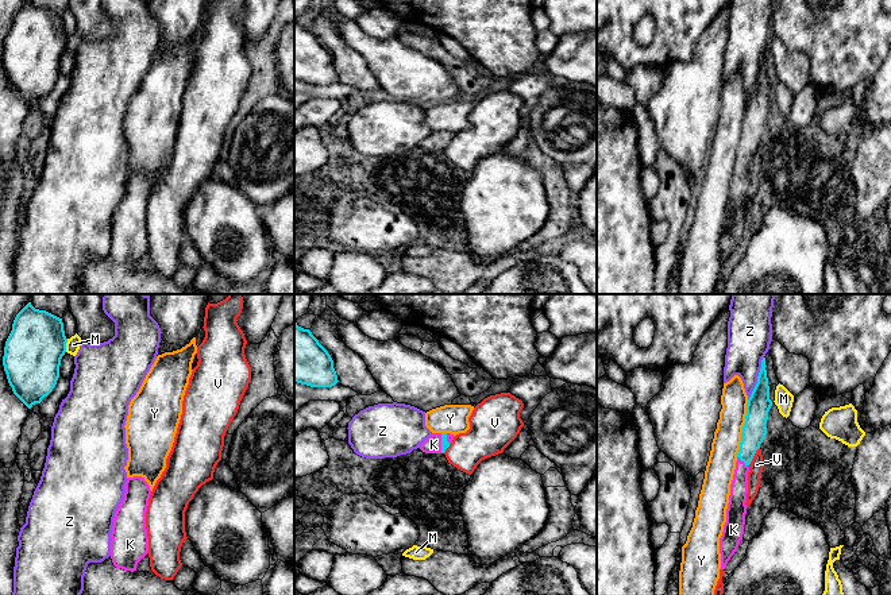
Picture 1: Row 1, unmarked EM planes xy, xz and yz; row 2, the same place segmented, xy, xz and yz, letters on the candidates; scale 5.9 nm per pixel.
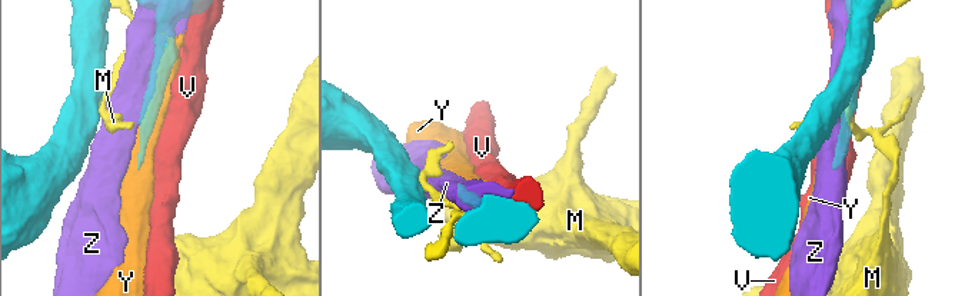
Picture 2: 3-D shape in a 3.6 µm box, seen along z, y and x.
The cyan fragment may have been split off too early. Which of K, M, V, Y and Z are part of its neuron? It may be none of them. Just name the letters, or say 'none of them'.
K

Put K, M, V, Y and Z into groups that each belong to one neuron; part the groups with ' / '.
K / M / V / Y Z

